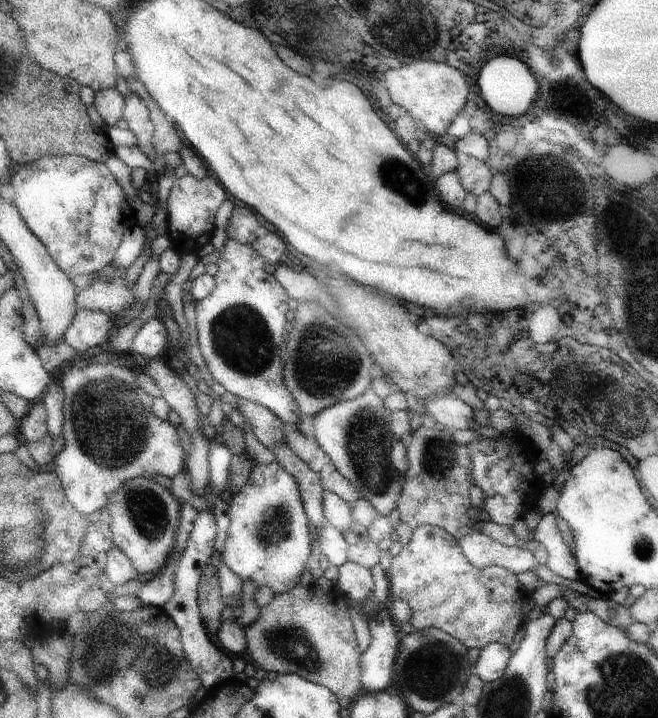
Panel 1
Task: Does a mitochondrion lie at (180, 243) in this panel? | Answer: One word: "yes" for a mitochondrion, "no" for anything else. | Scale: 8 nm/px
no

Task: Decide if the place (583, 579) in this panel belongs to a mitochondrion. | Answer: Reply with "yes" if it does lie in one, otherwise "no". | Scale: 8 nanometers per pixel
no

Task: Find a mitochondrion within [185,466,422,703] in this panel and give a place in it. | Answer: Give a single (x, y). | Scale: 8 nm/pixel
(289, 643)

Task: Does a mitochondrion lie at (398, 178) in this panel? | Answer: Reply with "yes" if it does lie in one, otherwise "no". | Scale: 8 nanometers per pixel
yes

